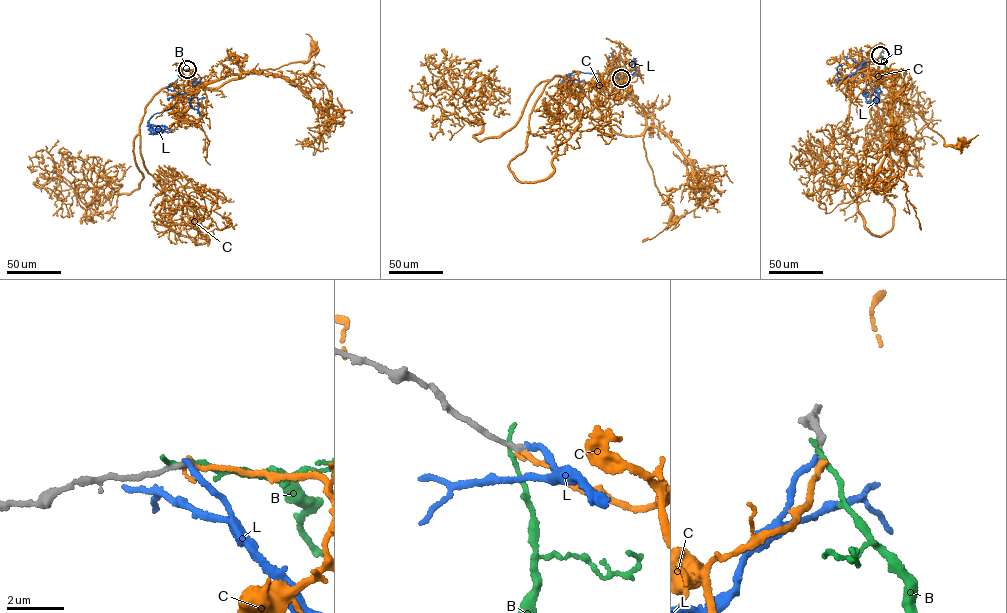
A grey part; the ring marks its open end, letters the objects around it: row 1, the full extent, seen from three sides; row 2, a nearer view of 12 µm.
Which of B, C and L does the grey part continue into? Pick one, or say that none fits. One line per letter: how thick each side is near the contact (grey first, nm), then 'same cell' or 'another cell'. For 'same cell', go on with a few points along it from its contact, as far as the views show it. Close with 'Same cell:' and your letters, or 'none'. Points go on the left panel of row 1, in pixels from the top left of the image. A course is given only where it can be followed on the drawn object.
B: 200/150 nm | another cell
C: 190/200 nm | same cell | via (187, 69), (193, 70), (192, 81), (200, 85), (233, 73), (242, 78), (255, 71), (307, 61), (313, 47)
L: 180/200 nm | another cell
Same cell: C

